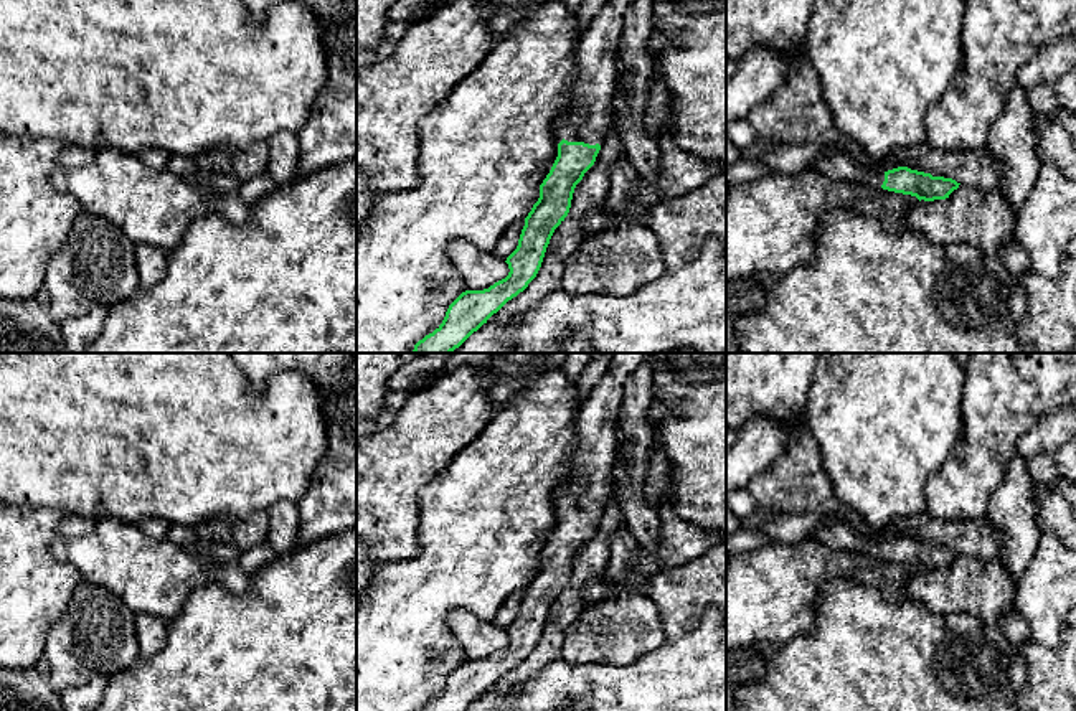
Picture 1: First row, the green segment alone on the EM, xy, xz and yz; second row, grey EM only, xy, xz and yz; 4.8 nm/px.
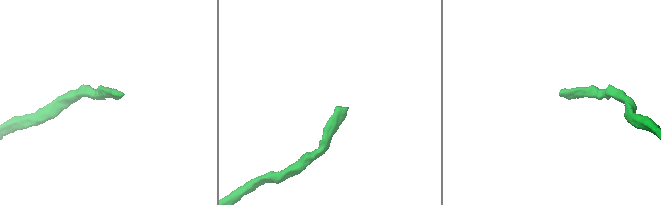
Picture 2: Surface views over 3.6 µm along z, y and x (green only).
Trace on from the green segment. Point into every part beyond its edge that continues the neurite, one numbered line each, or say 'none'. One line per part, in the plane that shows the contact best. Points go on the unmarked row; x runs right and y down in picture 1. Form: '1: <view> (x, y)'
1: xz (586, 489)

